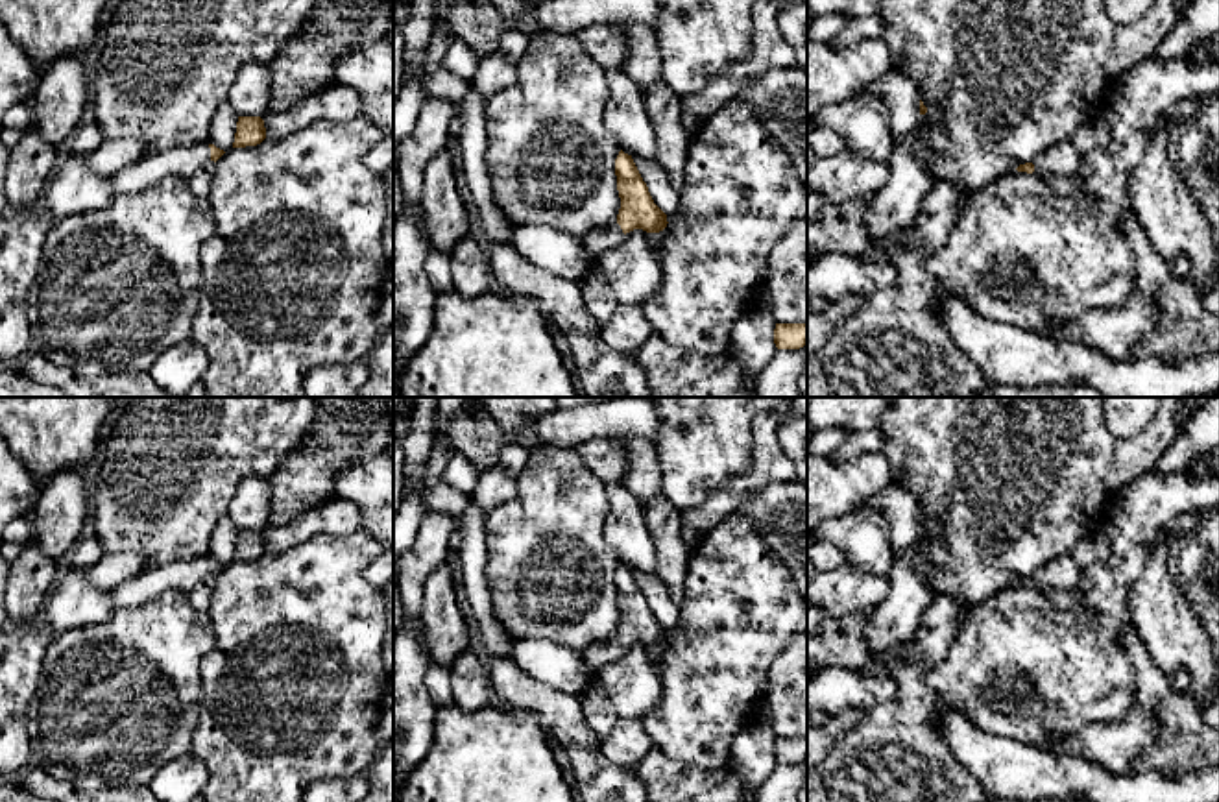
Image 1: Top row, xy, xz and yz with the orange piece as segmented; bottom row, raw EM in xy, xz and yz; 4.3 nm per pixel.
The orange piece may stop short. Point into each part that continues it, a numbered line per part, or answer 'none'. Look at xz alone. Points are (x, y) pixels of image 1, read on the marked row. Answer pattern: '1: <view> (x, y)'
1: xz (597, 243)

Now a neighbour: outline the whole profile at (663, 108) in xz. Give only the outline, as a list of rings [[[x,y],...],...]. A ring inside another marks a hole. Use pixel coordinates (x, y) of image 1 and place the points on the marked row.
[[[663,81],[643,87],[643,102],[656,135],[656,163],[661,164],[672,187],[685,185],[685,163],[691,135],[682,126],[682,98]]]

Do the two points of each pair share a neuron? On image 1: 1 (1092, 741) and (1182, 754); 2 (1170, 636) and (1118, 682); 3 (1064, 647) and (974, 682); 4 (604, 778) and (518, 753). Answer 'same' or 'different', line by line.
1: different
2: different
3: same
4: different

